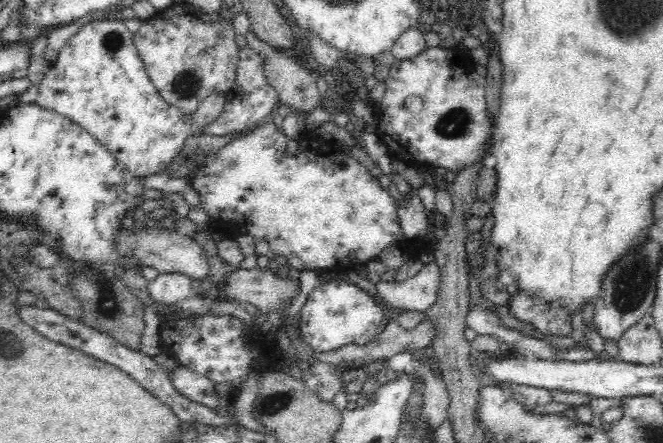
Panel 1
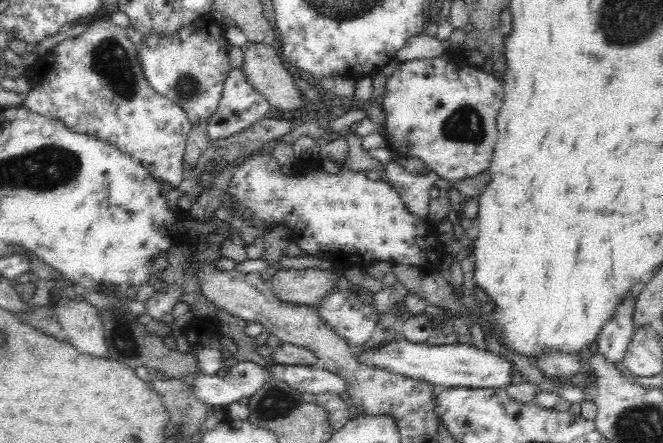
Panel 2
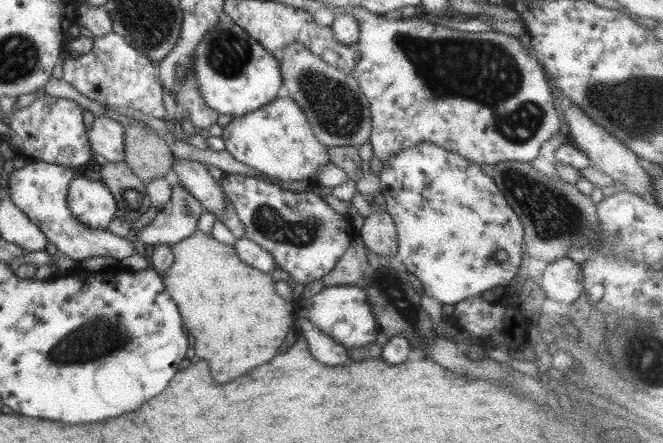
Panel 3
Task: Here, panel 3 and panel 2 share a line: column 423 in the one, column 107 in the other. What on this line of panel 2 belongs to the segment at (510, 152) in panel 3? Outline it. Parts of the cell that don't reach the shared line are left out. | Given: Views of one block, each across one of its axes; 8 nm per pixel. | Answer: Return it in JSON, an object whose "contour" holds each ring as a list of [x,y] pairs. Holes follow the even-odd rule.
{"contour":[[[100,20],[88,24],[87,28],[74,37],[65,38],[56,43],[56,64],[60,64],[60,68],[56,70],[56,78],[36,78],[34,84],[32,84],[32,90],[29,90],[20,104],[22,107],[26,107],[28,110],[40,114],[44,117],[56,118],[62,121],[62,124],[66,125],[66,128],[80,134],[88,134],[93,137],[98,137],[103,141],[108,141],[112,145],[118,147],[118,150],[129,155],[129,157],[138,164],[141,164],[153,177],[159,178],[162,183],[171,184],[172,187],[179,186],[179,184],[184,179],[182,160],[185,152],[185,142],[192,132],[193,124],[187,117],[186,112],[181,106],[174,104],[169,98],[158,94],[148,83],[146,75],[142,70],[142,65],[140,62],[140,55],[135,49],[132,41],[128,37],[127,27],[120,27],[114,25],[112,21]]]}

